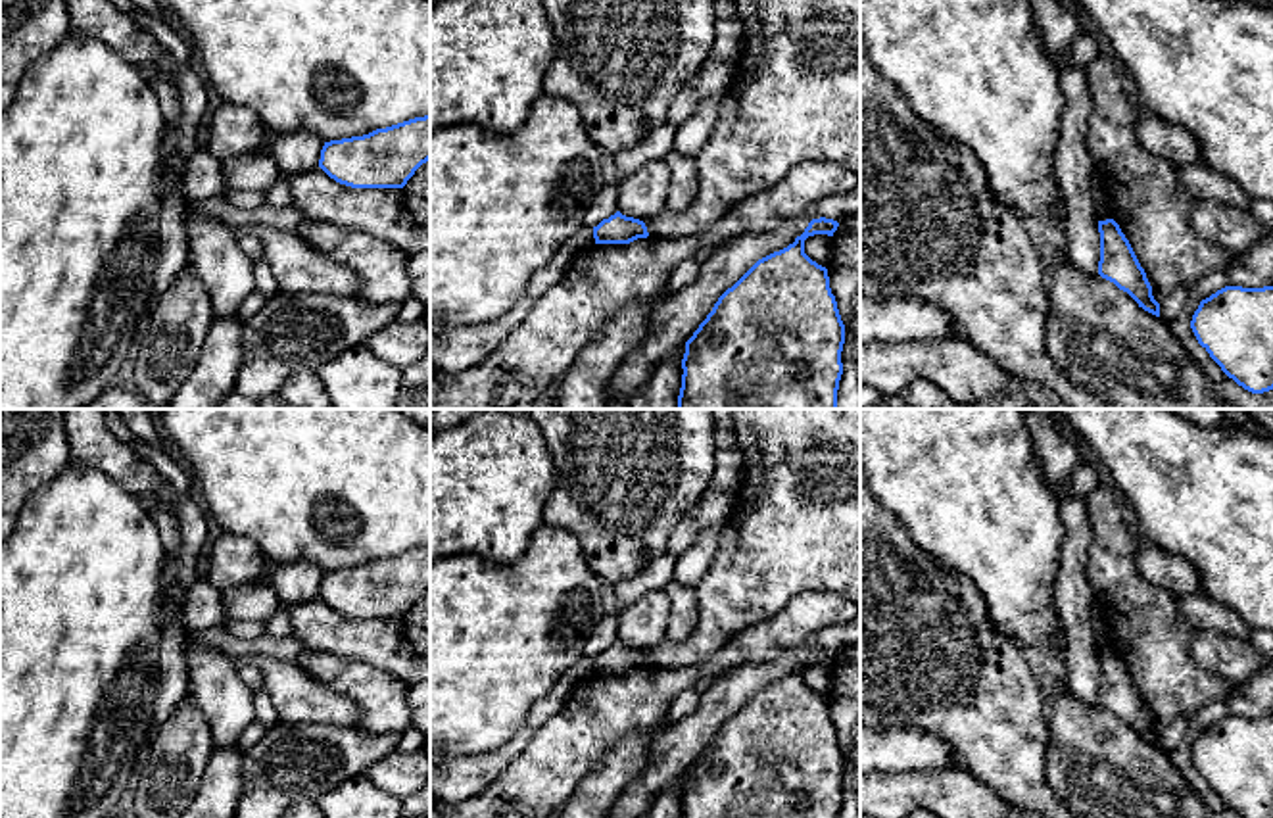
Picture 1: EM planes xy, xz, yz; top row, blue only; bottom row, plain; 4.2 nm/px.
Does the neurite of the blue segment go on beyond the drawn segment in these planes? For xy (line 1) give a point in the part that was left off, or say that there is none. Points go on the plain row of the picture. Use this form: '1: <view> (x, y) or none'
1: none

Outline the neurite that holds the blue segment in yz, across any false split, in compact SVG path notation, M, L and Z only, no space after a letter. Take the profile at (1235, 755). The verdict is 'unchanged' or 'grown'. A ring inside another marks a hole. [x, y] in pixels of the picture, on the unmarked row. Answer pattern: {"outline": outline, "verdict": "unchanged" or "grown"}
{"outline": "M1225 716L1202 730L1190 758L1242 818L1273 818L1273 716Z", "verdict": "unchanged"}

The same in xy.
{"outline": "M430 545L324 572L319 597L351 618L403 618L430 589Z", "verdict": "unchanged"}

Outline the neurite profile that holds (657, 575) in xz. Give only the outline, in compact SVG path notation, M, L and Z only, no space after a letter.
M664 553L651 561L639 574L634 578L614 584L616 589L616 613L620 613L630 603L637 601L645 593L655 589L664 589L674 580L676 557Z

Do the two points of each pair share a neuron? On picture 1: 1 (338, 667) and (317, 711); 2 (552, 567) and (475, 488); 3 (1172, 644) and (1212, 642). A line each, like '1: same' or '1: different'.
1: different
2: different
3: different

